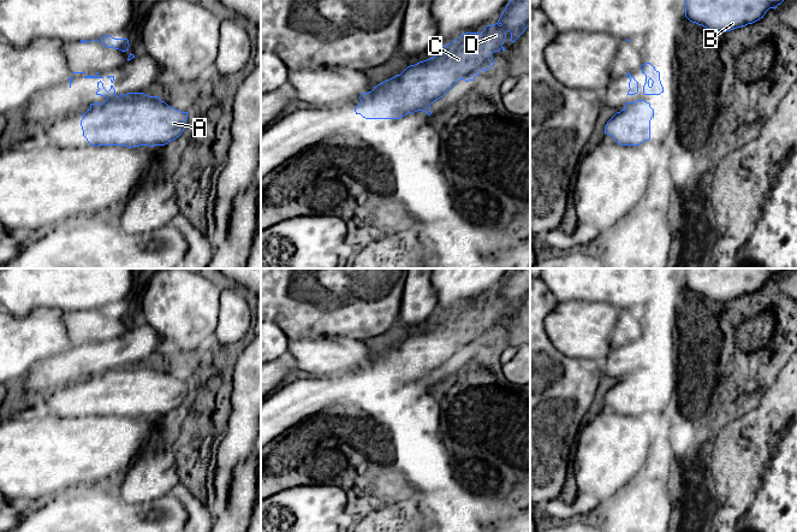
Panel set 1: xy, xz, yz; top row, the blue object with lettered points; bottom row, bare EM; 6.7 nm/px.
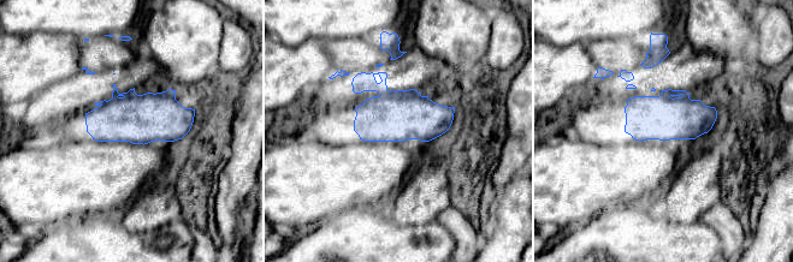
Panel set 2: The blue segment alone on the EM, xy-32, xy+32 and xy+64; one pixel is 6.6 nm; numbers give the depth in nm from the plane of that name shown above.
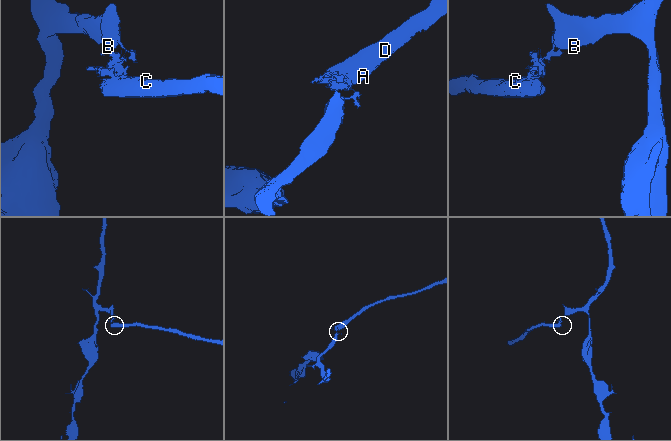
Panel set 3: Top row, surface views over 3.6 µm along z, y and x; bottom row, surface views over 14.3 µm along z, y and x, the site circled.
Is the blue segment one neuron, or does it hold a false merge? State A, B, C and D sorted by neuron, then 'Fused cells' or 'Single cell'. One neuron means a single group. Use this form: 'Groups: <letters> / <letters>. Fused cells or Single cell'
Groups: A C D / B. Fused cells

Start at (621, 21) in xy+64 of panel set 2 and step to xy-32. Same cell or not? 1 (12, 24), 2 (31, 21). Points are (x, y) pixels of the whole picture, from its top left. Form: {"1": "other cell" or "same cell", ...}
{"1": "same cell", "2": "same cell"}

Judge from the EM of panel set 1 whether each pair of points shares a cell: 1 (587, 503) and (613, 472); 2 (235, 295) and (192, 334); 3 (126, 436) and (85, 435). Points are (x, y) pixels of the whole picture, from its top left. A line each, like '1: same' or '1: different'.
1: different
2: different
3: same

